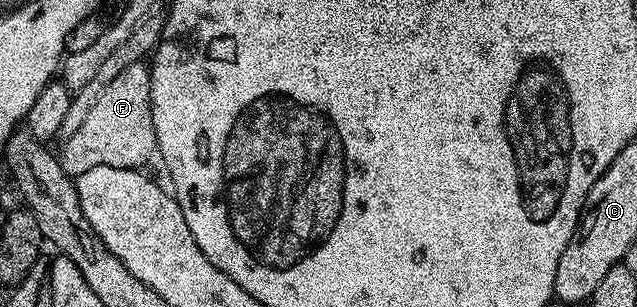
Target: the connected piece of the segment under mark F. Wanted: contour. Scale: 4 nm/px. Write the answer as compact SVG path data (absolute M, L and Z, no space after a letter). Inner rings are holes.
M143 61L133 63L101 91L89 115L62 142L63 150L57 156L63 170L72 179L85 175L92 167L121 167L139 169L157 153L153 111L151 110L151 70Z

